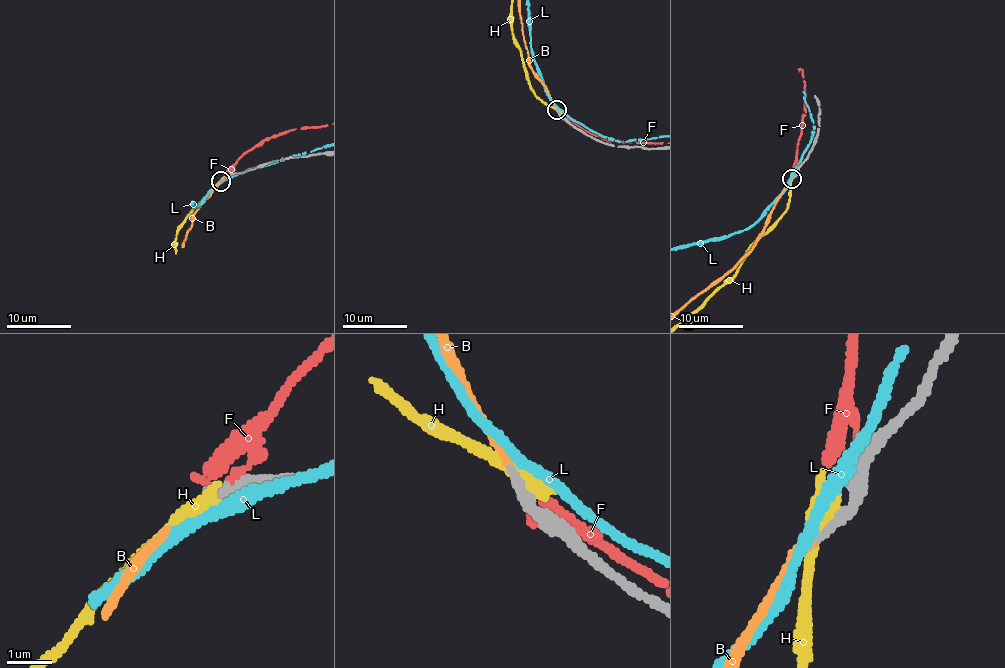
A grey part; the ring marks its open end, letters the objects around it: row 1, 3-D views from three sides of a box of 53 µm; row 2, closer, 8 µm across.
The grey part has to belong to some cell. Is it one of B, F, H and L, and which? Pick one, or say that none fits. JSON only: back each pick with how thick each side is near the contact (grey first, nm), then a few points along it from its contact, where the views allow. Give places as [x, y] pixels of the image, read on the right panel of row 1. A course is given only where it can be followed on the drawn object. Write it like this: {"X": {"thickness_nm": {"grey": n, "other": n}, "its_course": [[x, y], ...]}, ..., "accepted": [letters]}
{"B": {"thickness_nm": {"grey": 240, "other": 220}}, "accepted": ["B"]}

